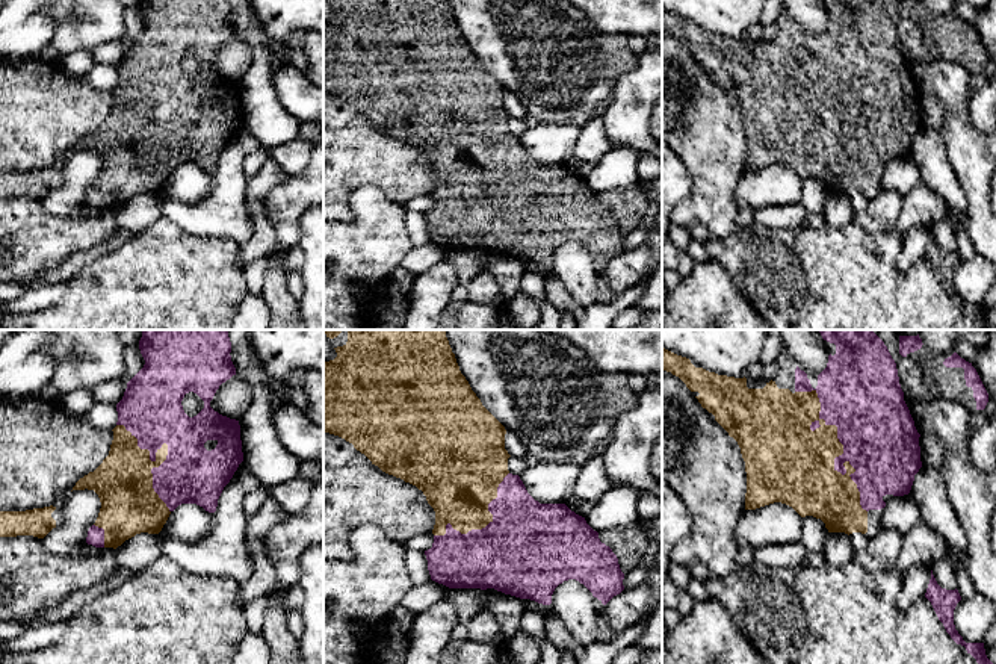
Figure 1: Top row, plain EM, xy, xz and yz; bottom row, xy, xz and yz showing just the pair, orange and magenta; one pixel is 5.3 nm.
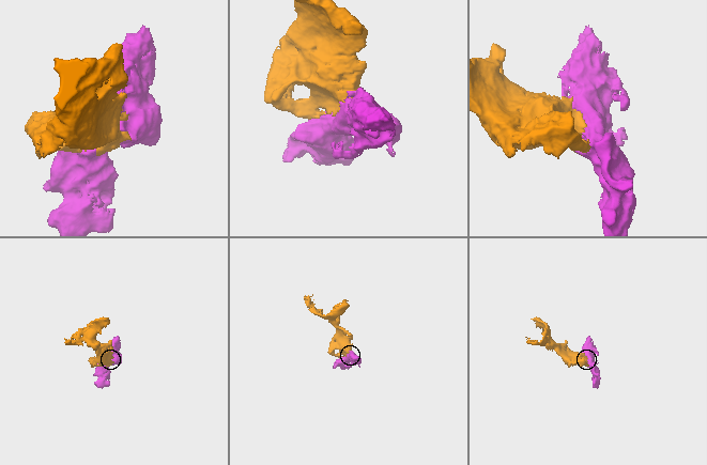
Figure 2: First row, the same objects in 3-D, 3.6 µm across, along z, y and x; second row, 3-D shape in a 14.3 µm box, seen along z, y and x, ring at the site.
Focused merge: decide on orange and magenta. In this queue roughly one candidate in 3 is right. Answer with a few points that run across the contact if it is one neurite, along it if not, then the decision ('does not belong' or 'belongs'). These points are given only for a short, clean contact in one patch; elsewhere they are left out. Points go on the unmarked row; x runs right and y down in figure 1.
belongs

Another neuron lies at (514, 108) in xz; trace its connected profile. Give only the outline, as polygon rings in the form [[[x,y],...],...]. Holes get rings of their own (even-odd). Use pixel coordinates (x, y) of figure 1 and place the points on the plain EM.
[[[506,92],[506,95],[505,95],[505,110],[512,118],[521,118],[521,119],[524,119],[527,116],[527,112],[524,109],[524,106],[517,98],[517,95],[512,94],[512,92]]]

